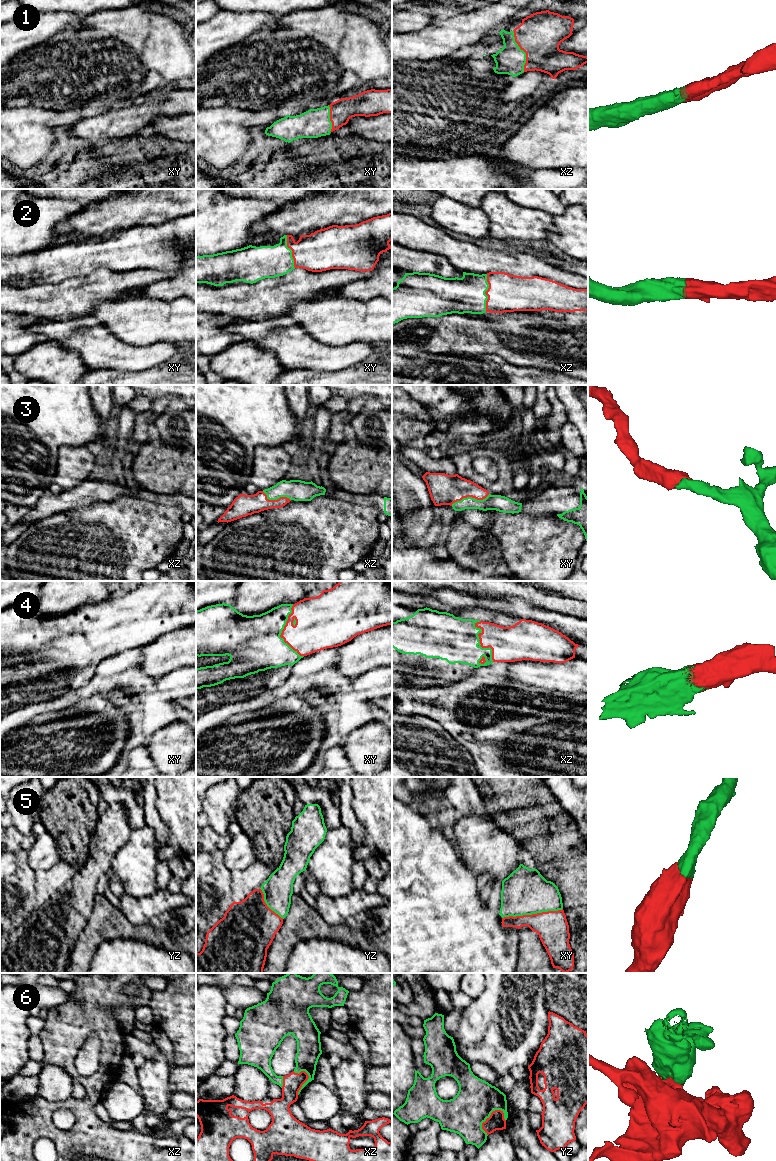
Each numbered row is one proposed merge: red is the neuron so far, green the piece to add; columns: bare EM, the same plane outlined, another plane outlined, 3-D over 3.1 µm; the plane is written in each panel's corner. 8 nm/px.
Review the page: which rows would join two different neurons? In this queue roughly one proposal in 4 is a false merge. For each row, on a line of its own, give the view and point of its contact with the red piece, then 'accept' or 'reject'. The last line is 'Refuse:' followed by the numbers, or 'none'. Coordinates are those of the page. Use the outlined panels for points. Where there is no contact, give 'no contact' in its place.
1: meets red in xz at (523, 50); accept
2: meets red in xz at (485, 293); accept
3: meets red in xy at (470, 496); accept
4: meets red in xy at (282, 632); accept
5: meets red in xy at (532, 914); accept
6: meets red in yz at (486, 1119); accept
Refuse: none

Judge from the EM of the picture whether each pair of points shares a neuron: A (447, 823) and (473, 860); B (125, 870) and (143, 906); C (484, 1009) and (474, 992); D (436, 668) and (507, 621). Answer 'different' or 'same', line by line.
A: different
B: different
C: different
D: same

